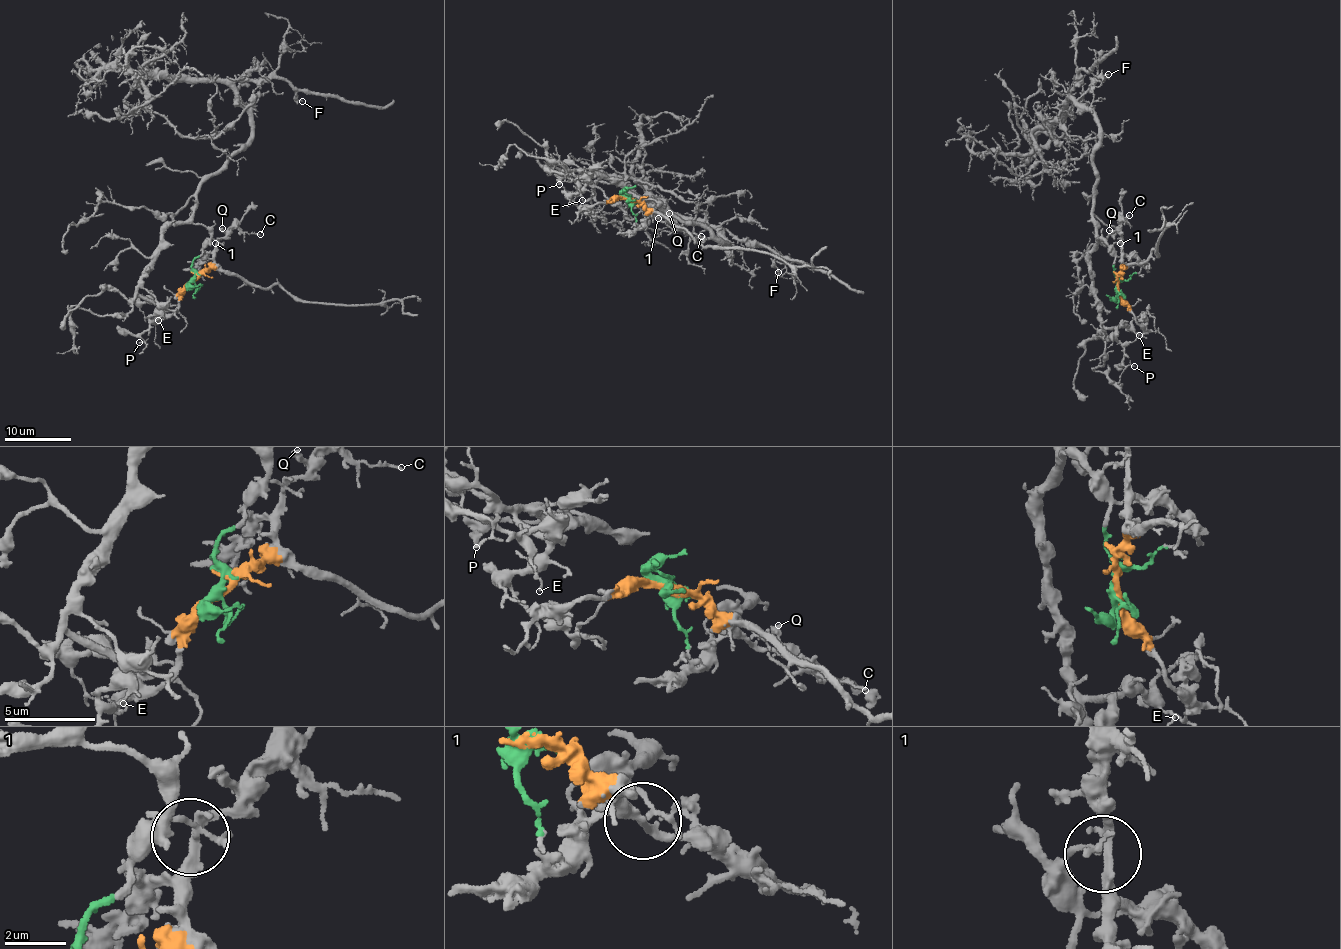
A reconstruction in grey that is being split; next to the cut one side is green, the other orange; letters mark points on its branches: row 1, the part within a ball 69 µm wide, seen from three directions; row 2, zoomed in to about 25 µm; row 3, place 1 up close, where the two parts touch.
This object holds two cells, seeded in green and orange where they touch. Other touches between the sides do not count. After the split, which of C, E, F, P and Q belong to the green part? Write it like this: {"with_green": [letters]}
{"with_green": ["E", "F", "P"]}

